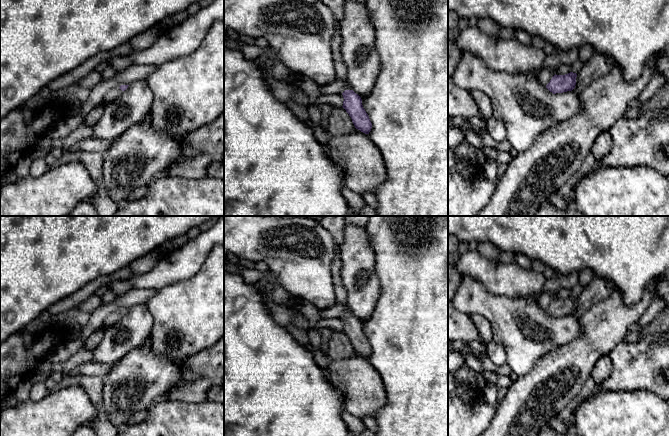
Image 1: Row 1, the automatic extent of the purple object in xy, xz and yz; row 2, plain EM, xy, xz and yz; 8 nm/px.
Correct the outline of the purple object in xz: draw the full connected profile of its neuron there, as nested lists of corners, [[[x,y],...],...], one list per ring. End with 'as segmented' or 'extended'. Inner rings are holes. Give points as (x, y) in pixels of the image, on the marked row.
[[[345,90],[343,93],[343,108],[349,114],[356,129],[369,134],[372,123],[362,105],[361,97],[353,90]]]; as segmented

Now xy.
[[[121,85],[120,87],[115,87],[109,90],[104,96],[104,103],[111,102],[118,98],[128,88],[128,86],[129,85]]]; extended

